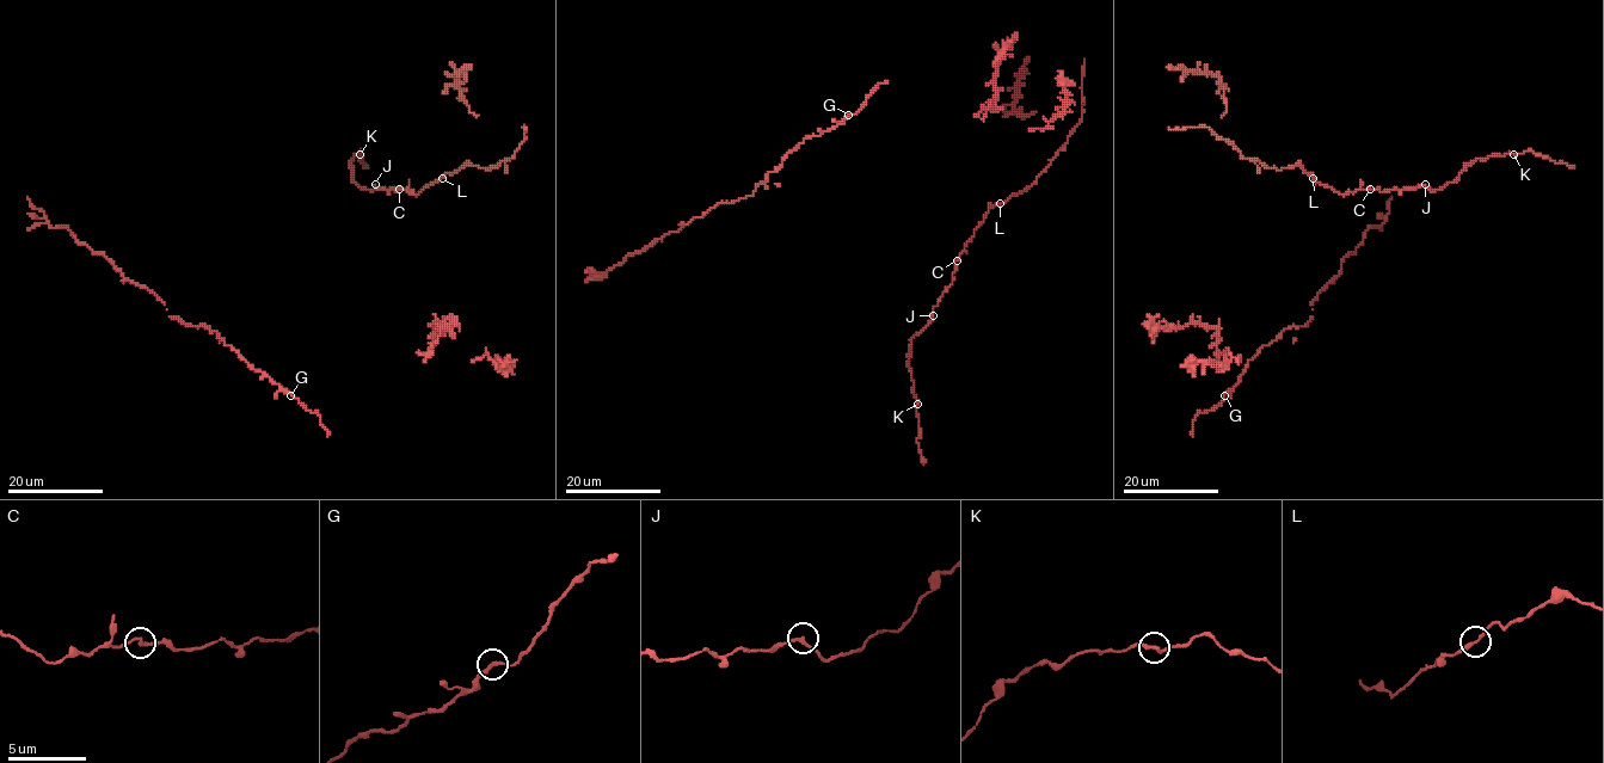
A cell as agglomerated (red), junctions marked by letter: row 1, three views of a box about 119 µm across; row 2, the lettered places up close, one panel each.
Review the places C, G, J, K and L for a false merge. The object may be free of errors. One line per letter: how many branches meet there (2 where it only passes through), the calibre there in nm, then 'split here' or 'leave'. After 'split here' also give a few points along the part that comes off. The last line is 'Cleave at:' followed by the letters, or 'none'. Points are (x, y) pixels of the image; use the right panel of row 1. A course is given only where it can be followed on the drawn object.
C: 2 | 190 nm | leave
G: 2 | 200 nm | leave
J: 2 | 200 nm | leave
K: 2 | 220 nm | split here | (1513, 154), (1531, 151), (1574, 167)
L: 2 | 220 nm | leave
Cleave at: K

